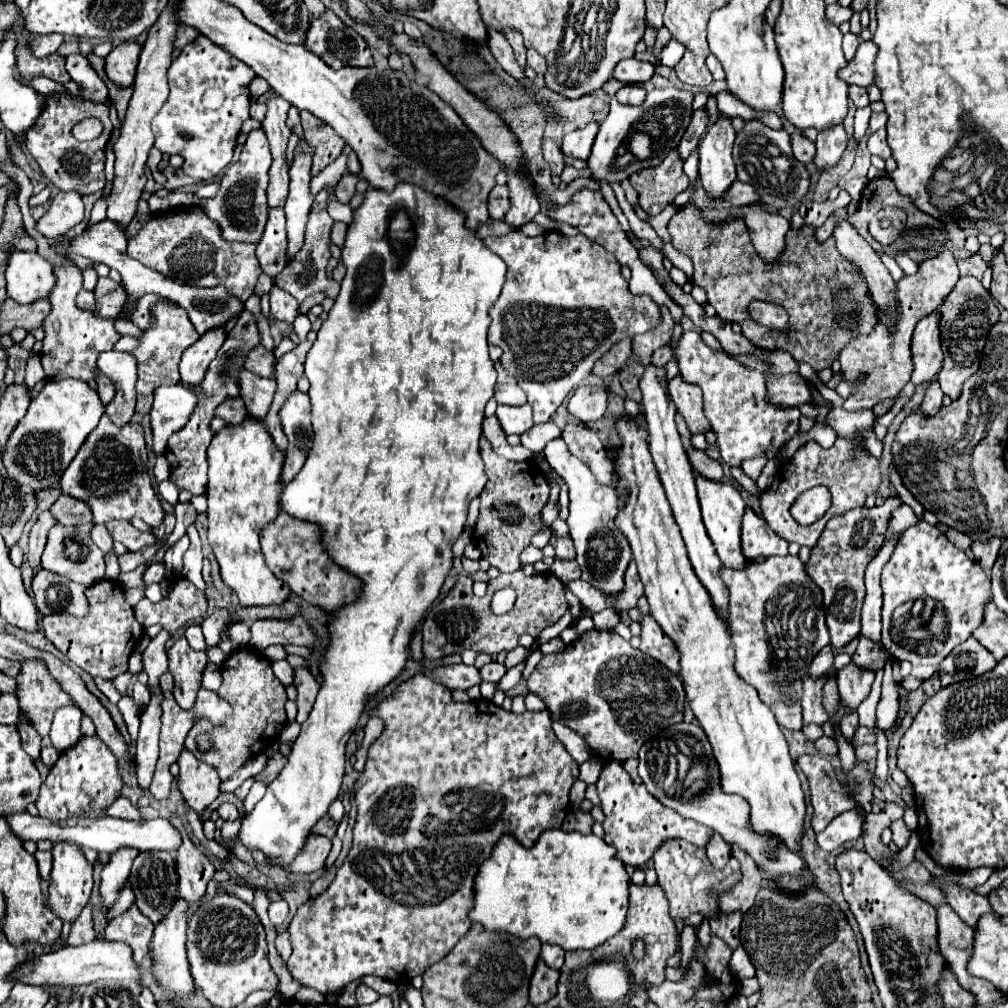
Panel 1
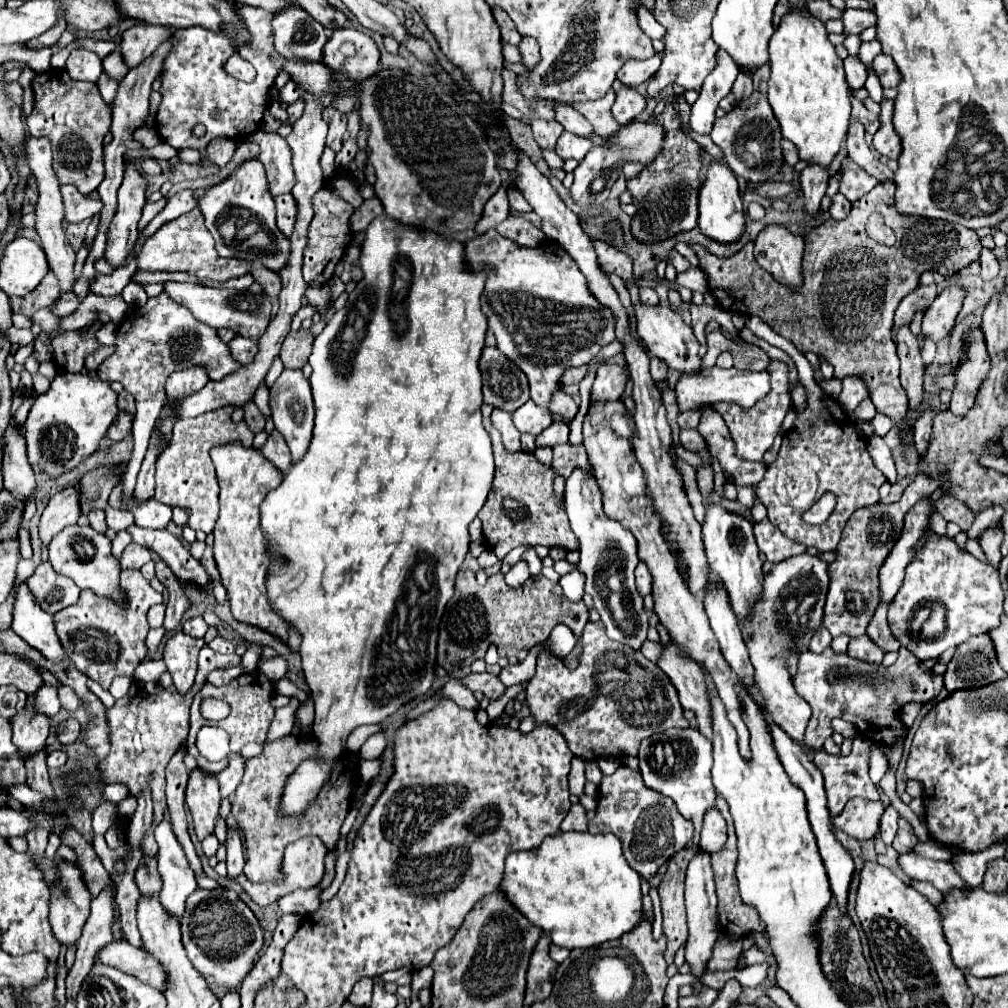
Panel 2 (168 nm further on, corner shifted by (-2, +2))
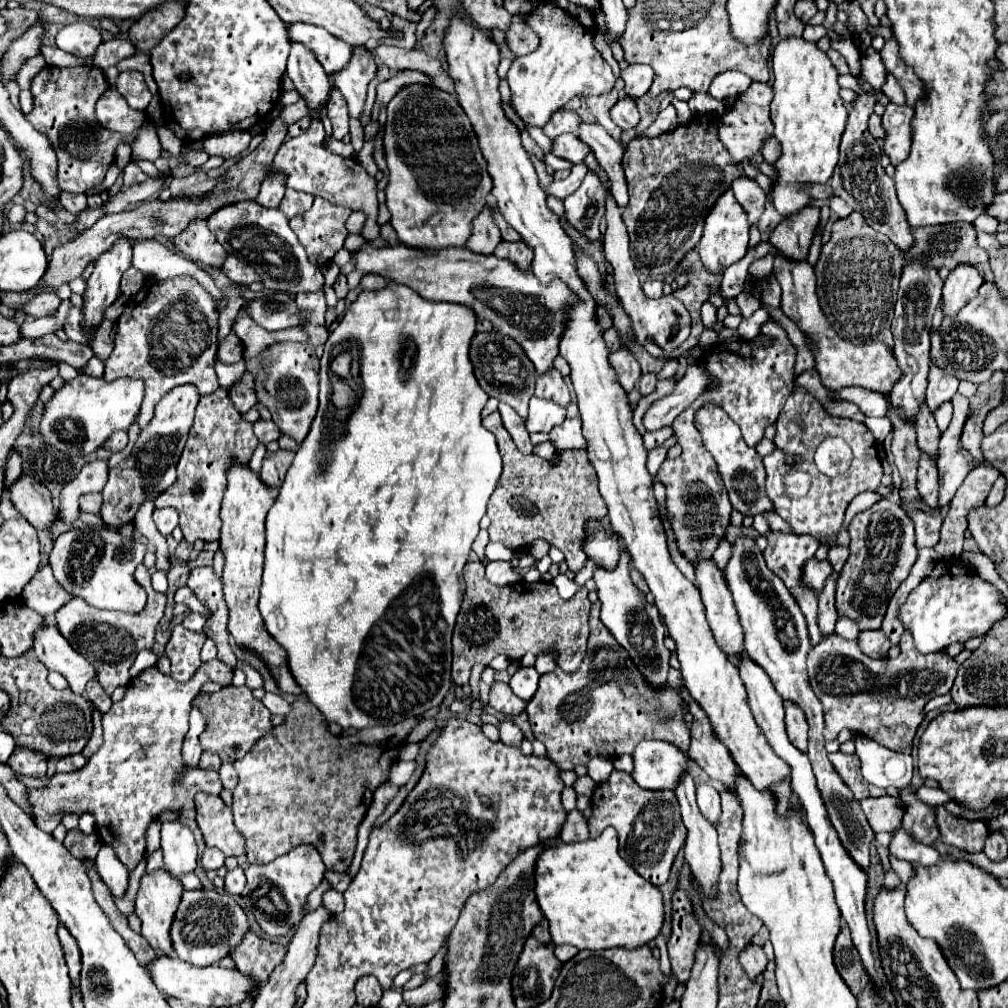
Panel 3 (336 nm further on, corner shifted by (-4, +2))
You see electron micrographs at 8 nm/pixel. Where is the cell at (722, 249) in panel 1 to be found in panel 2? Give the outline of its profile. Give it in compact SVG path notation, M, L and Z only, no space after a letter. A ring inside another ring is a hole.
M892 182L878 184L862 200L852 204L852 212L844 220L830 218L820 228L804 234L804 240L806 240L804 266L802 266L804 284L798 292L790 292L788 286L776 282L766 270L758 266L752 254L752 246L754 246L752 242L748 242L738 254L730 258L716 258L698 244L692 244L692 248L696 250L700 264L704 268L704 274L708 276L710 290L722 308L726 308L728 312L736 312L736 314L744 312L746 316L760 316L774 332L792 340L800 352L814 352L818 356L828 358L828 362L834 366L834 374L840 380L846 376L858 376L862 382L866 382L870 400L874 402L876 410L880 414L886 414L892 420L892 424L900 430L900 436L906 438L910 434L910 426L906 418L908 400L906 400L904 388L900 386L900 378L898 378L900 360L896 356L896 346L890 338L892 316L900 300L918 286L922 272L938 270L944 276L958 274L962 268L970 266L972 262L980 258L982 246L980 246L980 238L976 236L976 232L962 224L898 214L894 206L894 188L896 186ZM876 210L890 210L890 228L898 234L898 242L892 248L874 242L872 238L868 238L864 230L866 216Z

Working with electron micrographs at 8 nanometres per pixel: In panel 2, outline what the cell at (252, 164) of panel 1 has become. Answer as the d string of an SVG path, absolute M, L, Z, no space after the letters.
M258 158L240 164L232 176L210 188L200 198L200 210L206 218L206 228L216 240L216 250L224 258L242 258L250 264L262 264L274 272L286 266L290 256L290 240L276 226L276 208L268 192L266 172Z

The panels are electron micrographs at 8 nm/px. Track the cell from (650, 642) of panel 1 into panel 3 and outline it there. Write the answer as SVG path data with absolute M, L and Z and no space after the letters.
M682 686L680 688L682 698L688 702L688 710L694 716L692 720L692 742L690 742L690 756L692 760L706 770L706 774L710 778L722 780L728 790L732 792L732 776L736 776L736 764L728 752L728 748L720 742L720 738L716 736L708 714L700 708L700 704L694 704L694 700L688 696L688 690Z

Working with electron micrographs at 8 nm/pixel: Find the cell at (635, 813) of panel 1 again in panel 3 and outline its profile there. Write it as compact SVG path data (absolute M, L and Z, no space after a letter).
M614 770L610 778L596 786L592 818L588 820L590 836L596 838L606 826L614 826L620 840L620 856L648 882L660 886L668 880L670 866L686 840L686 828L680 816L680 804L672 790L644 790L632 774Z

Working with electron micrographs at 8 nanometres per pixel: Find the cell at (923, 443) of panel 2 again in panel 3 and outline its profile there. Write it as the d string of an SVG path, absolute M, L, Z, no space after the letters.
M922 452L918 466L918 492L930 508L936 508L936 478L938 478L936 460L926 452Z

